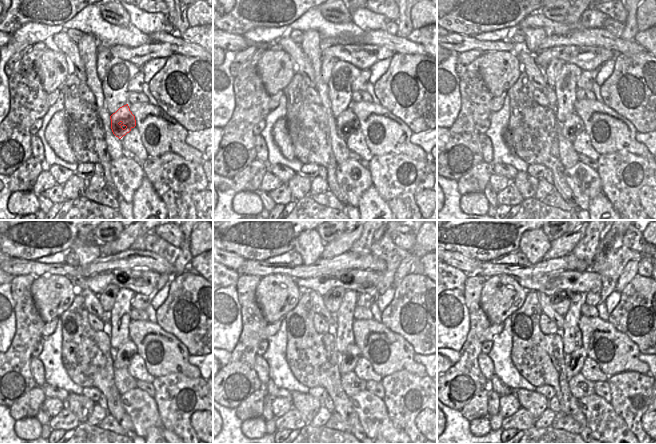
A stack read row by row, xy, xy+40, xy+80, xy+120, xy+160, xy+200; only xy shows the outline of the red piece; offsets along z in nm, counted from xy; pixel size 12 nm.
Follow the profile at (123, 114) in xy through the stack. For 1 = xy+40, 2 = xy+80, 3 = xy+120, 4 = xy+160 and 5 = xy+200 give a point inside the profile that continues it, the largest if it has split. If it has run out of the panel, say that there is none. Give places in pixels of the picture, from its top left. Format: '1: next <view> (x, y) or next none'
1: next xy+40 (347, 119)
2: next xy+80 (573, 125)
3: next xy+120 (124, 354)
4: next xy+160 (348, 359)
5: next xy+200 (574, 361)

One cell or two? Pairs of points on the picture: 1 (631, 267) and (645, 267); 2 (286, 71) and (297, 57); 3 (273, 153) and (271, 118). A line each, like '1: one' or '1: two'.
1: two
2: two
3: one

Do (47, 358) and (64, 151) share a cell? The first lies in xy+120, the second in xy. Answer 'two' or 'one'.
two

